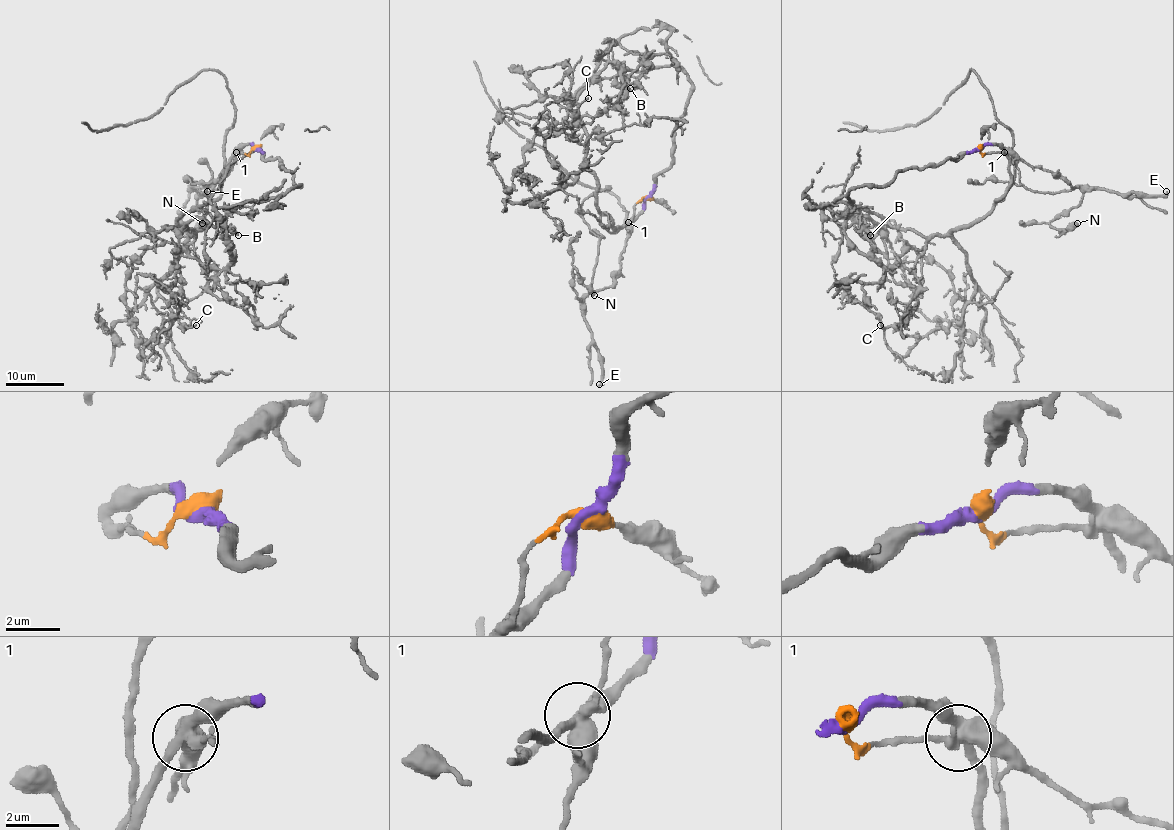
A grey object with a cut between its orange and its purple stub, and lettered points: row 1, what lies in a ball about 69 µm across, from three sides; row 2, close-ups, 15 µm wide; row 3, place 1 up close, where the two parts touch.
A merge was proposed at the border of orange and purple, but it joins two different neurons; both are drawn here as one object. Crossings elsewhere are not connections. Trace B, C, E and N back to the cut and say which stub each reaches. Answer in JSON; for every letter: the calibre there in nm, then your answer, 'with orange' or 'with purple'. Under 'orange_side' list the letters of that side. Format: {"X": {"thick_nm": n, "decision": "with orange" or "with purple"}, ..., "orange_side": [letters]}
{"B": {"thick_nm": 280, "decision": "with purple"}, "C": {"thick_nm": 130, "decision": "with purple"}, "E": {"thick_nm": 380, "decision": "with orange"}, "N": {"thick_nm": 600, "decision": "with orange"}, "orange_side": ["E", "N"]}

